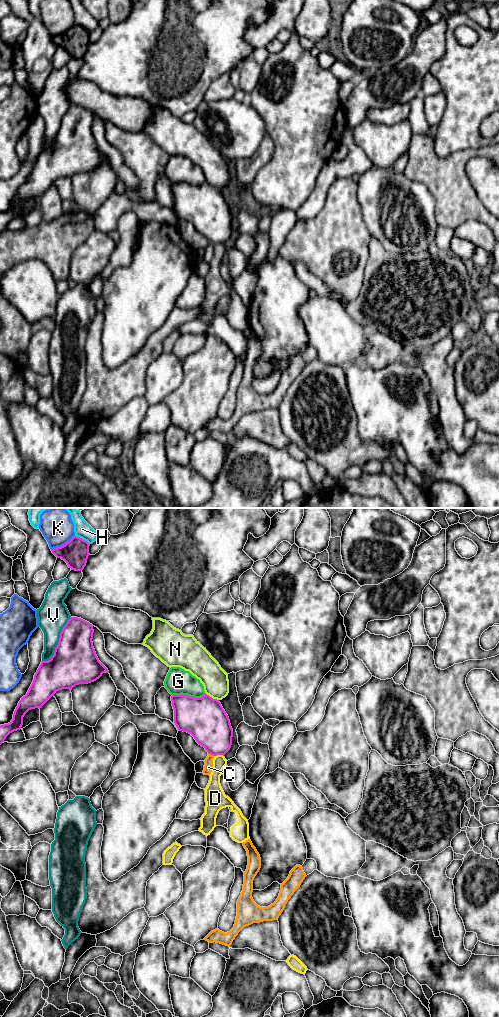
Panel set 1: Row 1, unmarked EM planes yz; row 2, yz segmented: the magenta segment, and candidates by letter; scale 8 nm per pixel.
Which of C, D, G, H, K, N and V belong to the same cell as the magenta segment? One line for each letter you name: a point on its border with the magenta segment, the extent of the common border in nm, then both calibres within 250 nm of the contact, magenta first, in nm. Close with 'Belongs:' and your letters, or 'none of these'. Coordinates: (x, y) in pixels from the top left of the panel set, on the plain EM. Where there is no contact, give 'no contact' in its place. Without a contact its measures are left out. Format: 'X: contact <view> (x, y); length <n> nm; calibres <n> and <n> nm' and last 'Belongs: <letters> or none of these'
Belongs: none of these

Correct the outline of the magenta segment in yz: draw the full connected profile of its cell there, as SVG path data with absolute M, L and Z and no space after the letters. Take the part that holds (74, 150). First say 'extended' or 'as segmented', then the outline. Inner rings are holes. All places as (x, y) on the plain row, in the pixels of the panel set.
as segmented; M70 105L60 121L59 131L55 136L54 143L50 148L41 150L27 182L21 186L14 199L13 207L8 212L0 213L0 233L10 221L21 217L23 205L29 198L42 196L57 179L62 177L72 178L76 173L94 170L103 161L109 161L96 143L92 130L93 121L92 112L81 106Z

